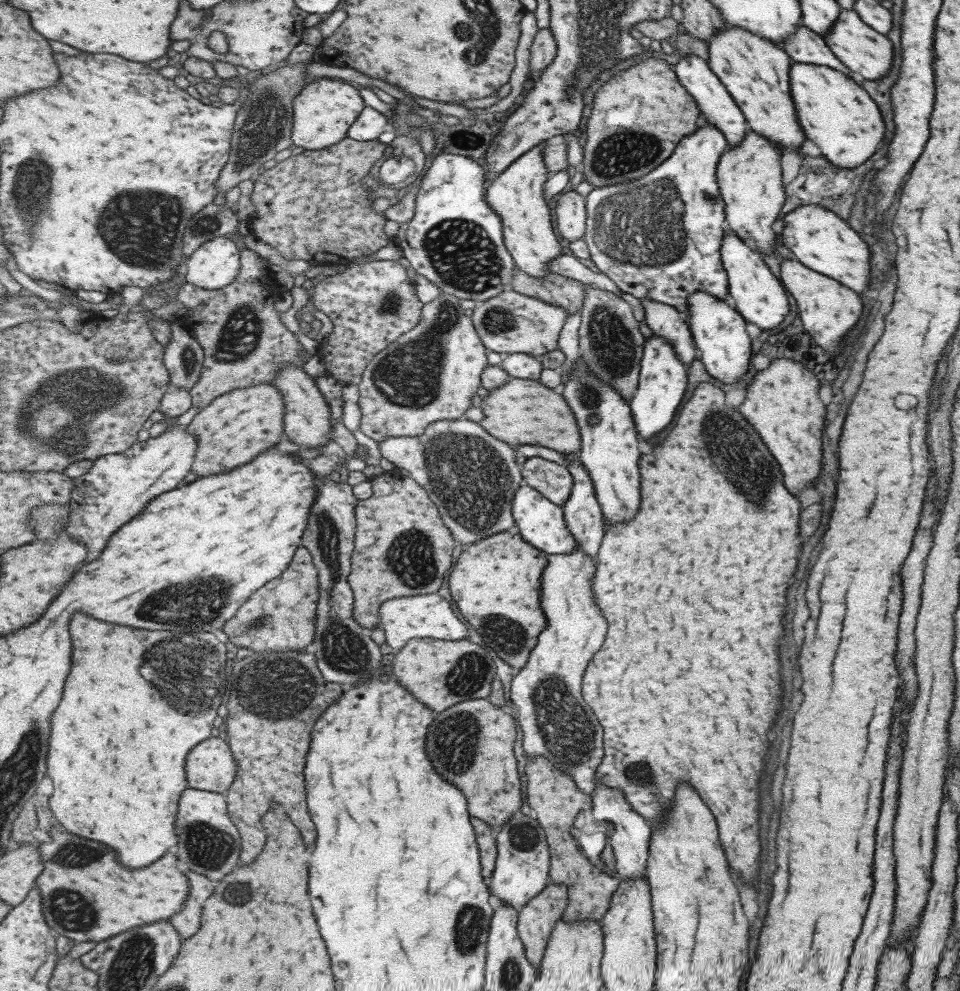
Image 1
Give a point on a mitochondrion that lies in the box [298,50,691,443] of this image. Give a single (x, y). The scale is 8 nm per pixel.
(410, 376)

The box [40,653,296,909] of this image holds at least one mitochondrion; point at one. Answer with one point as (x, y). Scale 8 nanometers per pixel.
(207, 846)

